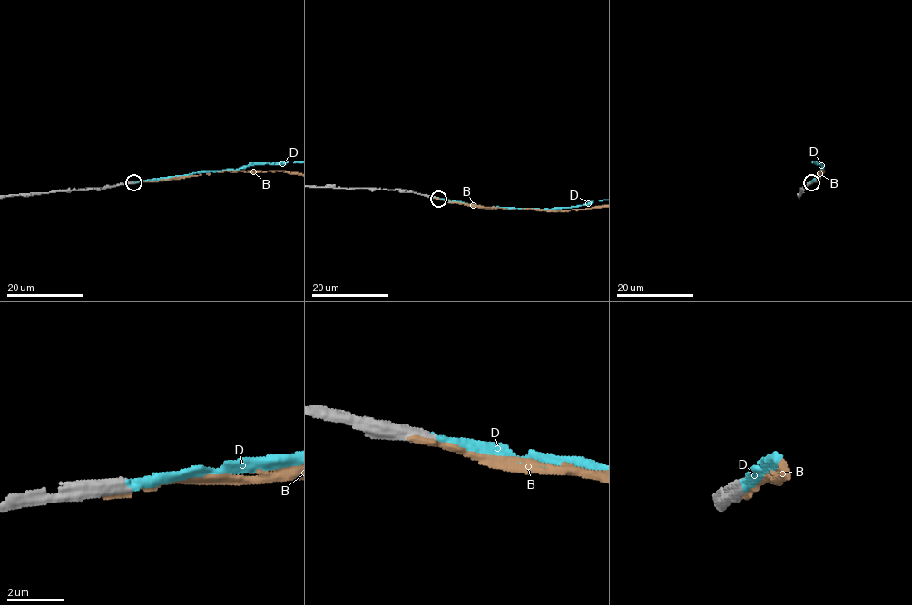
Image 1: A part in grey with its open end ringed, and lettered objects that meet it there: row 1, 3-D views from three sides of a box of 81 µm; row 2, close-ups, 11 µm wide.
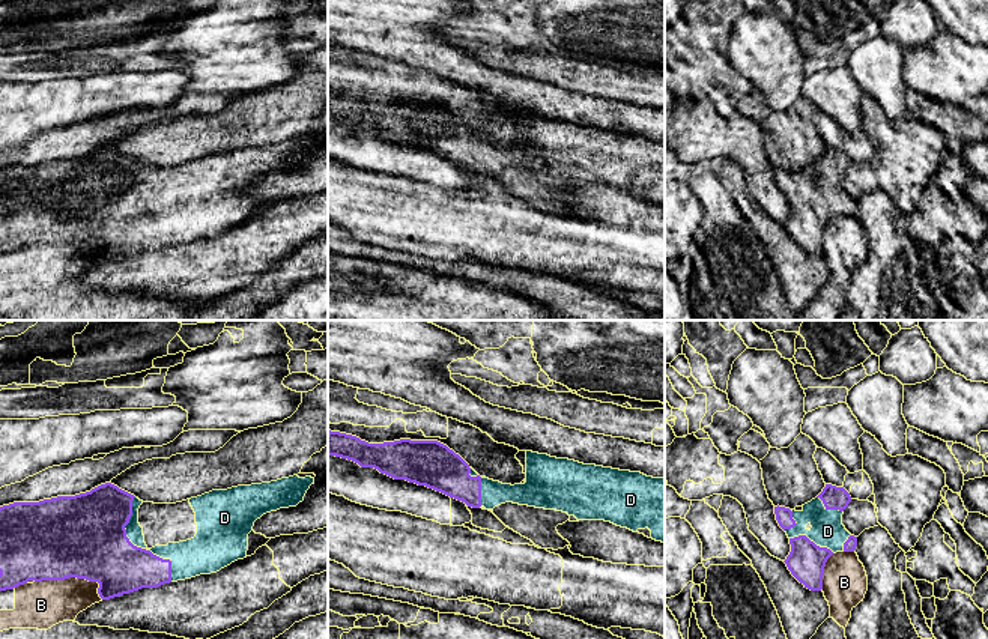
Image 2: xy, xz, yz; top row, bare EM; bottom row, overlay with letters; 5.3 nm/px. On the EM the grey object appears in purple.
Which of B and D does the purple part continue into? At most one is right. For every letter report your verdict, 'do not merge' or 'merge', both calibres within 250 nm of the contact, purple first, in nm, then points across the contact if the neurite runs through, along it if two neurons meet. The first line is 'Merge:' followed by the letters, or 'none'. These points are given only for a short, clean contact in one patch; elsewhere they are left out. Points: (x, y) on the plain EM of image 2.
Merge: D
B: do not merge; 440 nm thick on the purple side, 260 nm on the other
D: merge; 380 nm thick on the purple side, 160 nm on the other

